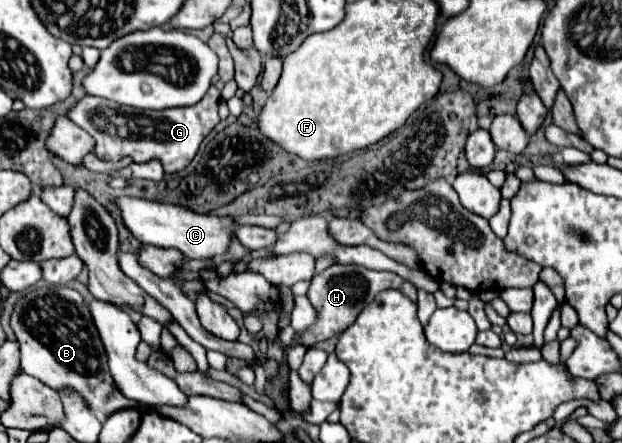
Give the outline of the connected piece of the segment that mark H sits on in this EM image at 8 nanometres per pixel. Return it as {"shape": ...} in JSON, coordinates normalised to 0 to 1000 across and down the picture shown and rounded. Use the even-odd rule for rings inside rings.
{"shape":[[[534,598],[534,603],[527,603],[518,616],[511,616],[511,621],[502,625],[495,661],[492,661],[495,679],[502,684],[502,693],[511,707],[508,725],[489,752],[482,752],[482,756],[473,743],[453,743],[453,747],[447,747],[450,765],[457,770],[457,779],[482,774],[489,783],[502,783],[502,779],[508,779],[514,770],[524,770],[524,765],[531,765],[537,756],[547,756],[550,747],[556,747],[572,725],[576,707],[592,684],[598,684],[598,675],[611,657],[621,657],[621,652],[640,652],[656,675],[669,679],[669,648],[659,634],[640,625],[637,616],[627,616],[627,612],[598,612],[598,607],[585,607],[579,598]]]}

